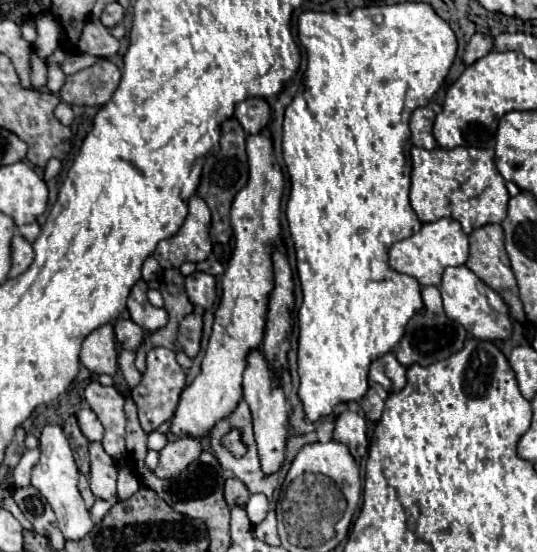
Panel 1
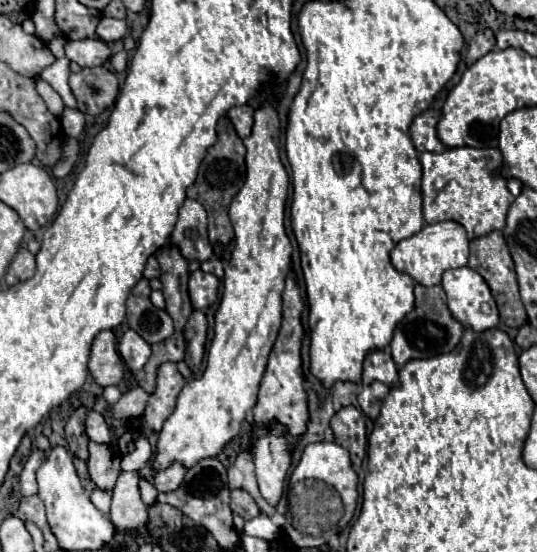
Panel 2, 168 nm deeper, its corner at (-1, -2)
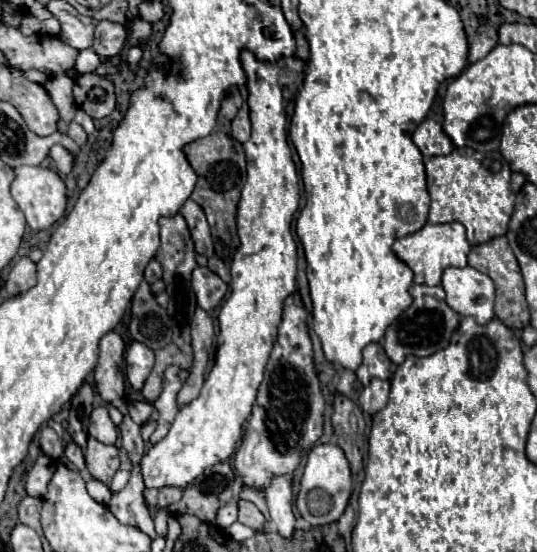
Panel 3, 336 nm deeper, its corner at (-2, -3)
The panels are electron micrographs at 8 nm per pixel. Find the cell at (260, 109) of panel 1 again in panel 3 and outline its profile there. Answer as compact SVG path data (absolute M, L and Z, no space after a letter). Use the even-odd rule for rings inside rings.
M244 103L238 111L238 115L232 121L232 137L240 143L250 139L250 117L248 117L248 105Z

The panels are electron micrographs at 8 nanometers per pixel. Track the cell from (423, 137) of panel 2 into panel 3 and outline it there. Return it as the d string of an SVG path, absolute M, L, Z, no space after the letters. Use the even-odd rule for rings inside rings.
M424 119L414 135L412 135L416 147L420 149L420 153L424 157L432 157L432 155L448 155L450 151L454 151L454 143L450 141L450 137L442 131L442 125L436 123L434 119Z

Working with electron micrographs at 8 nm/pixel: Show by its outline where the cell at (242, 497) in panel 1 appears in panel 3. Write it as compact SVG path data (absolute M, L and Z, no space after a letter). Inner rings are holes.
M240 499L240 501L238 501L238 507L240 507L240 509L238 509L238 521L240 521L240 523L244 523L244 525L256 529L256 531L266 531L266 529L268 529L264 515L258 511L258 507L256 507L254 503Z

